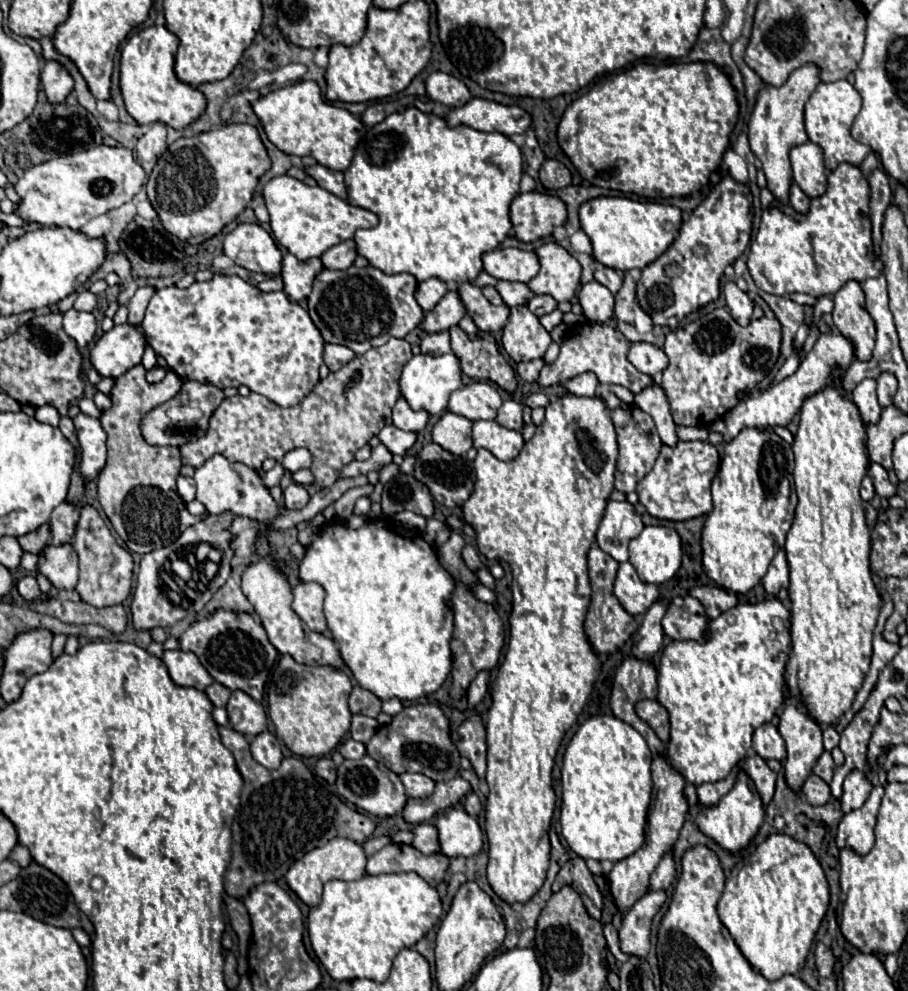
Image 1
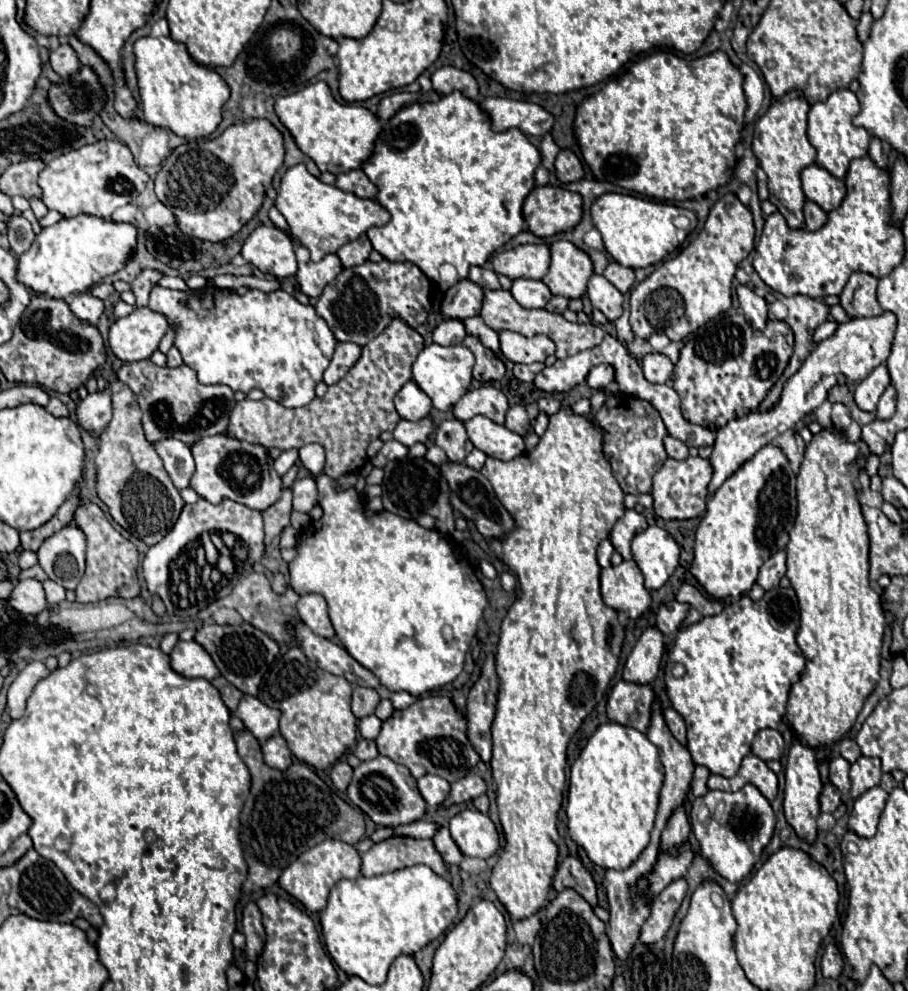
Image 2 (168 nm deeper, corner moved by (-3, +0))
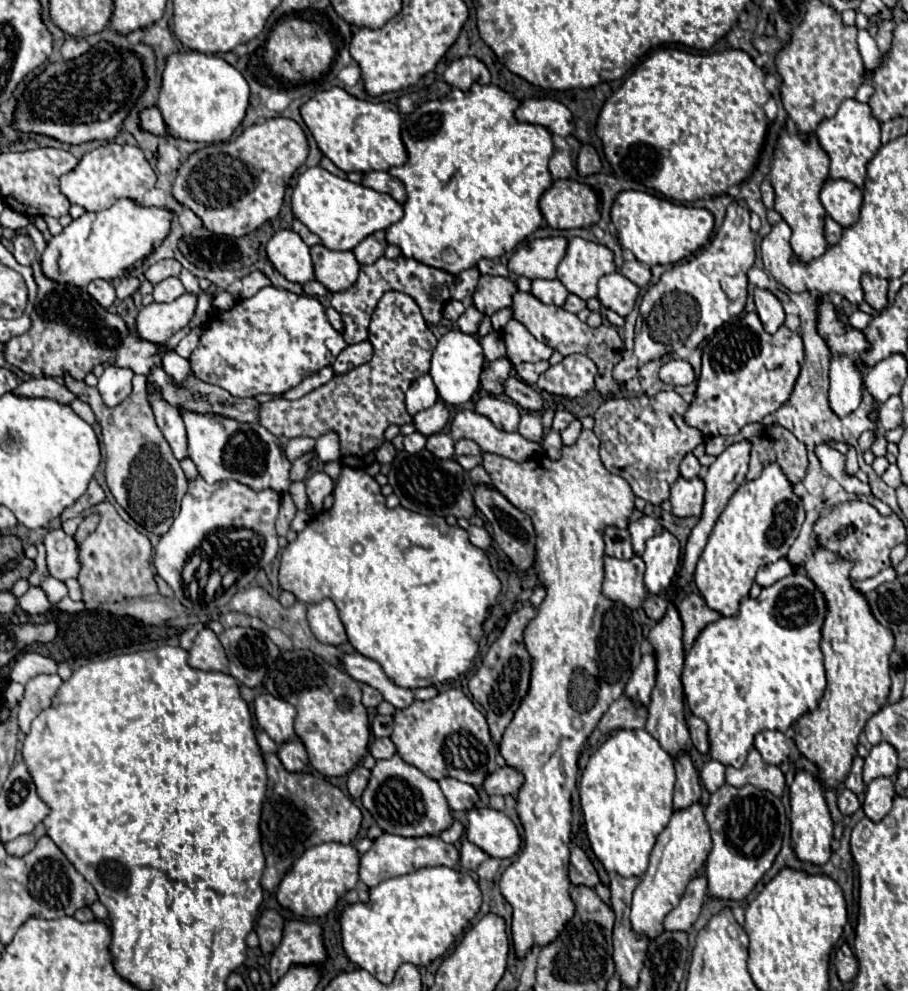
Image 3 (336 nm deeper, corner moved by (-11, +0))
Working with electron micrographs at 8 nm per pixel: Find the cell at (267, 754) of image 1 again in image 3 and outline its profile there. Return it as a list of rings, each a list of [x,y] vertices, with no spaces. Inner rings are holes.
[[[299,738],[283,742],[279,746],[277,756],[279,756],[279,760],[283,762],[283,766],[289,772],[301,772],[307,766],[307,752],[305,752],[305,748],[303,748],[303,744],[301,744]]]

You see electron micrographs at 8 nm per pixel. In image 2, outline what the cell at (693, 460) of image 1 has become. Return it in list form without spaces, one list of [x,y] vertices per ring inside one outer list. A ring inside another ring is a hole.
[[[701,456],[687,458],[687,460],[673,460],[667,458],[663,468],[653,476],[653,490],[651,496],[655,500],[653,508],[655,514],[663,520],[689,520],[705,514],[707,504],[707,484],[713,476],[713,468],[709,460],[703,460]]]

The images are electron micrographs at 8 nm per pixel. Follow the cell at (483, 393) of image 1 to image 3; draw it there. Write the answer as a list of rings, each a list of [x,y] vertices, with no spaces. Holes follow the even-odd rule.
[[[483,396],[475,402],[475,412],[487,416],[497,428],[515,432],[519,426],[519,408],[497,396]]]

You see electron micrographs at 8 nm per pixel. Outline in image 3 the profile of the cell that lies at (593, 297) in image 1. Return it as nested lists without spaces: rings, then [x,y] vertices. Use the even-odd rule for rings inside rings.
[[[619,272],[607,274],[599,280],[599,302],[619,316],[627,316],[633,310],[637,294],[639,288]]]

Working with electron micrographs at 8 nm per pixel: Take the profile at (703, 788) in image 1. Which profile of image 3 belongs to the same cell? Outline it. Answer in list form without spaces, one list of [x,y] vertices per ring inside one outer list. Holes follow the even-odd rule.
[[[751,750],[747,756],[747,762],[743,768],[731,768],[725,770],[725,782],[729,786],[741,788],[745,784],[753,784],[759,790],[769,790],[775,796],[781,796],[786,788],[785,776],[777,766],[771,766],[763,762],[761,754],[757,750]]]

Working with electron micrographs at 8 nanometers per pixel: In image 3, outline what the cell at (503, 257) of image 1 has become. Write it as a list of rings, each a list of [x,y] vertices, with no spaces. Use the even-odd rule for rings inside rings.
[[[541,238],[527,242],[517,248],[517,252],[509,258],[509,272],[517,276],[525,276],[529,280],[535,278],[555,278],[557,264],[563,260],[567,248],[565,238]]]

